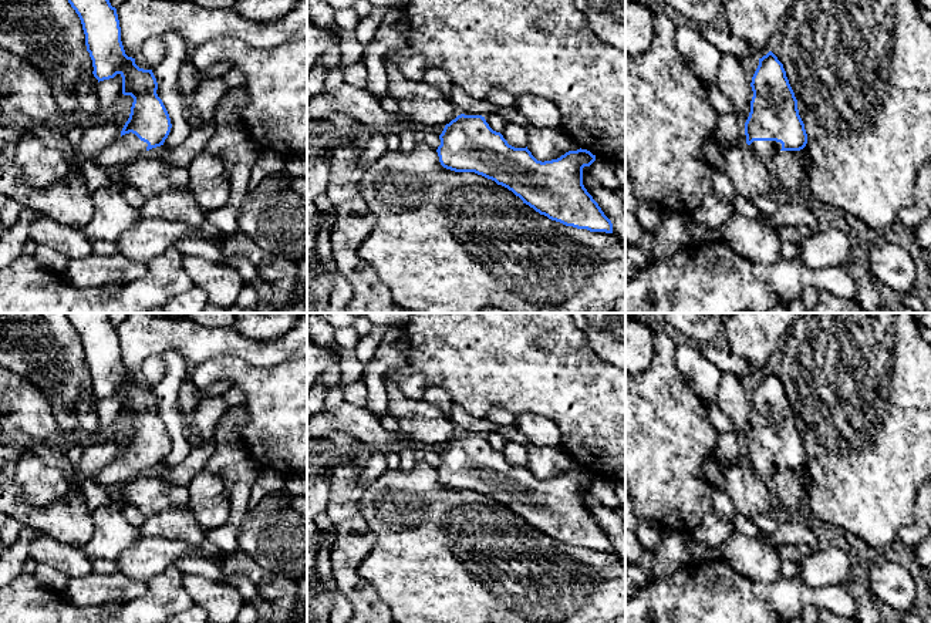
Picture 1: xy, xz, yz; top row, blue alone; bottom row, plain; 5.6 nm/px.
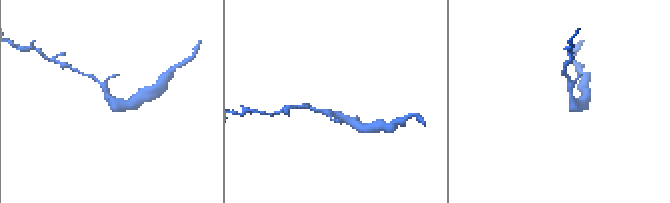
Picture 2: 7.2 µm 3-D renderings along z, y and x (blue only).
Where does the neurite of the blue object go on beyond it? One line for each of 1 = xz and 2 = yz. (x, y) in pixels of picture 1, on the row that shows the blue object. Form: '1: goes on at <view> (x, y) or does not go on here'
1: does not go on here
2: goes on at yz (763, 150)

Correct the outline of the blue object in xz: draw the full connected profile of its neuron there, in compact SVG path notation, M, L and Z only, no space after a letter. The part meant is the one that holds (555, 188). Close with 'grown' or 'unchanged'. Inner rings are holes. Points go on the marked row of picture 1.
M461 114L445 125L436 152L443 168L455 172L475 172L495 181L519 196L540 215L566 226L590 232L613 233L613 223L583 185L583 168L596 161L587 149L569 151L557 159L537 161L526 148L507 144L482 115Z | unchanged

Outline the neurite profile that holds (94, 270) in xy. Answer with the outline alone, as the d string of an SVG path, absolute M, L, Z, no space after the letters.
M122 255L71 259L61 277L74 287L97 287L111 283L132 282L146 273L146 265L132 262Z

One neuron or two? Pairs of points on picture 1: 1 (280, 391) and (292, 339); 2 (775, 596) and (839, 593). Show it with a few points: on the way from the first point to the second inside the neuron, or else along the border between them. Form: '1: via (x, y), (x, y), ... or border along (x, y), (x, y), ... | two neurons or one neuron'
1: border along (292, 359), (270, 366), (255, 366) | two neurons
2: via (790, 596), (823, 596) | one neuron

